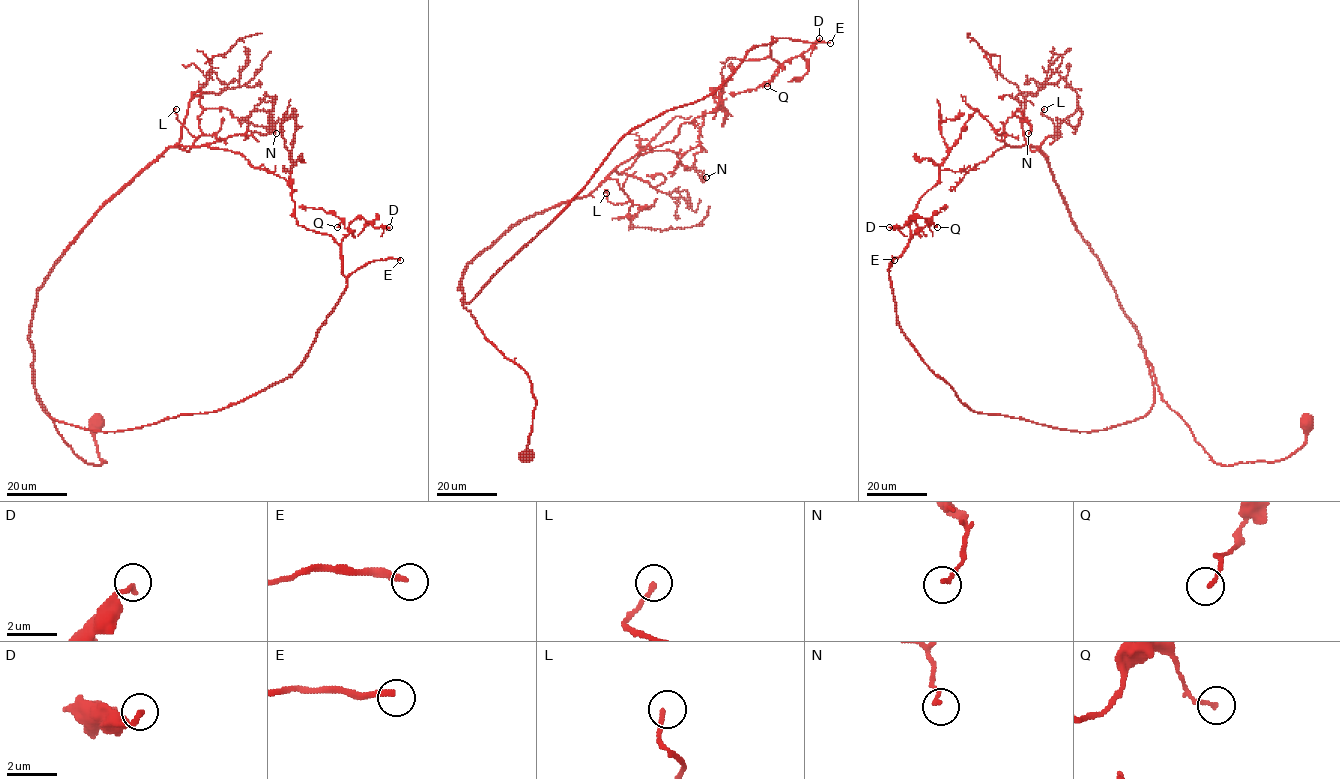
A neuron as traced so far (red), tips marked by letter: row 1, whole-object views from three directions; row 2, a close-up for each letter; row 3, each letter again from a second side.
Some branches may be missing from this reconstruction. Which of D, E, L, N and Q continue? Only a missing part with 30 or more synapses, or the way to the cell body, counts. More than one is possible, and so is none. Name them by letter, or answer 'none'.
D, E

